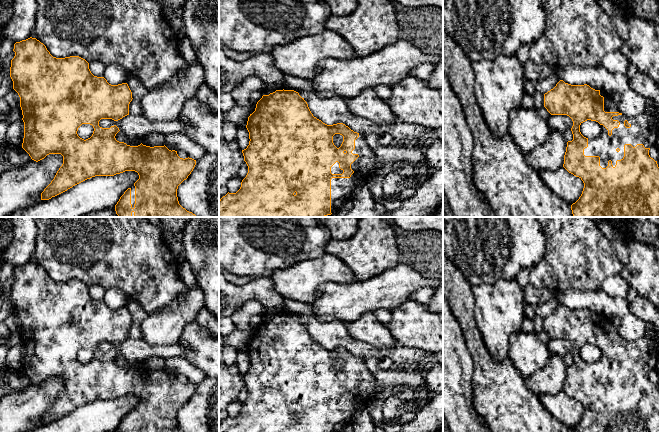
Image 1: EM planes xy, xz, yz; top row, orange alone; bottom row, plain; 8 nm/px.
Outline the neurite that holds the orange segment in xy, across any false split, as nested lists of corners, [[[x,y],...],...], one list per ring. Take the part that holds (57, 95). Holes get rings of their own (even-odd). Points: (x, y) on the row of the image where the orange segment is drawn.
[[[30,37],[16,42],[13,51],[15,56],[11,60],[10,77],[13,81],[13,89],[20,97],[24,122],[22,148],[36,162],[49,154],[63,156],[63,164],[51,183],[41,193],[41,200],[49,200],[95,176],[114,176],[125,171],[135,171],[139,179],[124,192],[115,205],[115,211],[119,217],[198,217],[183,208],[177,197],[178,186],[191,174],[196,160],[189,157],[180,158],[177,151],[171,151],[165,145],[154,147],[142,143],[138,146],[127,145],[116,140],[115,136],[120,131],[116,125],[110,128],[99,126],[101,119],[118,121],[129,115],[129,104],[133,98],[127,83],[111,85],[104,77],[94,76],[89,69],[89,63],[79,56],[53,57],[46,46],[36,38]],[[82,124],[90,124],[94,128],[92,136],[86,140],[77,134]]]

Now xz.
[[[276,90],[269,95],[263,95],[257,102],[255,111],[248,117],[246,128],[249,132],[250,141],[247,148],[242,150],[242,153],[248,166],[248,173],[236,193],[228,192],[219,200],[219,217],[325,217],[334,215],[346,201],[350,200],[353,189],[357,185],[366,184],[367,179],[376,172],[374,170],[376,157],[368,146],[365,135],[354,132],[343,123],[333,125],[323,123],[313,116],[307,102],[294,90]],[[335,134],[343,136],[343,142],[339,148],[333,143]]]

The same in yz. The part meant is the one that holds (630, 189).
[[[560,80],[553,89],[544,94],[544,107],[551,115],[567,115],[573,121],[573,126],[571,128],[573,140],[567,142],[563,167],[569,173],[579,177],[584,183],[581,196],[575,203],[571,205],[571,210],[574,217],[659,217],[659,167],[657,161],[655,161],[649,155],[650,147],[654,146],[659,138],[659,125],[656,117],[656,103],[653,100],[645,98],[644,112],[637,117],[627,117],[620,112],[618,102],[615,102],[612,99],[610,93],[595,90],[587,84],[571,85],[565,83],[563,80]],[[587,120],[596,121],[600,124],[602,131],[596,138],[588,139],[581,134],[580,125]]]

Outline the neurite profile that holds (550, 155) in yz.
[[[551,130],[548,139],[525,155],[526,162],[536,171],[557,170],[563,167],[567,140],[564,133]]]

